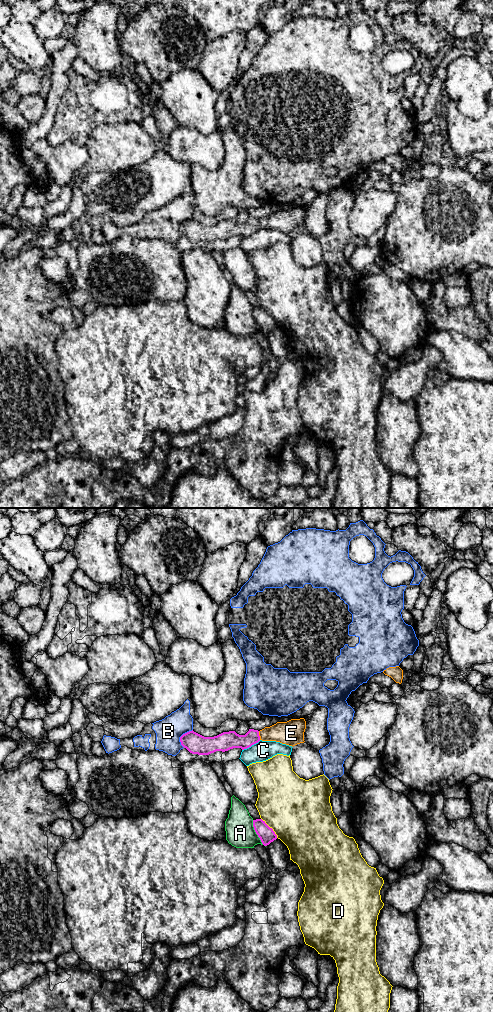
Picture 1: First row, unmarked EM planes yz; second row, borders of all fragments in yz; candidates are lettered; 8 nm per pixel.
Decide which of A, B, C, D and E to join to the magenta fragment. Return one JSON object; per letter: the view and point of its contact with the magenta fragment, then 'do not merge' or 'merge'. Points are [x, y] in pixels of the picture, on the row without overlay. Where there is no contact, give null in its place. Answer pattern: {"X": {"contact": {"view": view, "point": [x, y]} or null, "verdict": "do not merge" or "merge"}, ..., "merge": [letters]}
{"A": {"contact": {"view": "yz", "point": [255, 319]}, "verdict": "do not merge"}, "B": {"contact": {"view": "yz", "point": [181, 224]}, "verdict": "do not merge"}, "C": {"contact": {"view": "yz", "point": [251, 233]}, "verdict": "do not merge"}, "D": {"contact": {"view": "yz", "point": [271, 316]}, "verdict": "do not merge"}, "E": {"contact": {"view": "yz", "point": [258, 223]}, "verdict": "merge"}, "merge": ["E"]}

